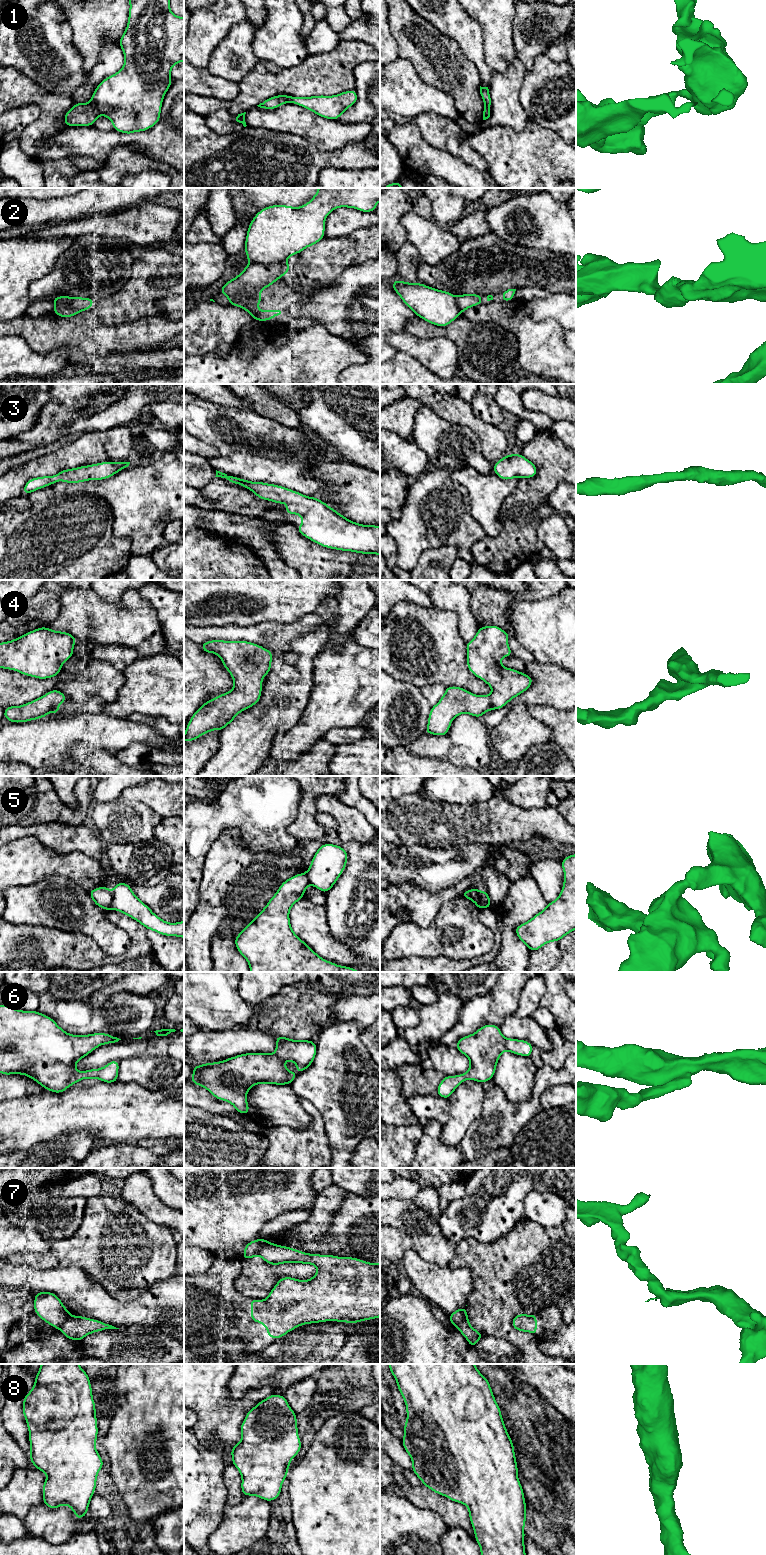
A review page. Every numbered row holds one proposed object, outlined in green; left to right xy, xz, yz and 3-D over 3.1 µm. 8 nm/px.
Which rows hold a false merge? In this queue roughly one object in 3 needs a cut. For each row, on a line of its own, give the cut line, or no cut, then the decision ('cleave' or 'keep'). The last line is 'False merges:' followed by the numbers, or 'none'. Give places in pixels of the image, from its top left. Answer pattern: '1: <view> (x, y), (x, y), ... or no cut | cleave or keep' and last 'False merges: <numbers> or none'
1: xy (90, 101), (101, 114) | cleave
2: xz (282, 260), (271, 263), (249, 263) | cleave
3: no cut | keep
4: no cut | keep
5: xy (112, 891), (110, 908) | cleave
6: no cut | keep
7: xy (70, 1315), (59, 1329) | cleave
8: no cut | keep
False merges: 1, 2, 5, 7

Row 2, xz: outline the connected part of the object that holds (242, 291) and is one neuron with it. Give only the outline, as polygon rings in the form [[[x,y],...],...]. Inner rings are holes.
[[[286,261],[272,264],[249,263],[239,275],[227,281],[219,291],[229,299],[229,305],[249,312],[254,320],[268,321],[280,315],[281,311],[258,310],[258,305],[262,301],[259,292],[275,283],[289,270],[290,265]]]

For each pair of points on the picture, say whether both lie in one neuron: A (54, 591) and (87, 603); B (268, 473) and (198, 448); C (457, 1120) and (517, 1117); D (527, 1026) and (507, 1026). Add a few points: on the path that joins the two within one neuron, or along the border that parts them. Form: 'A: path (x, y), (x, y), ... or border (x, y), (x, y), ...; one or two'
A: border (64, 590), (59, 600); two
B: border (200, 440), (212, 444), (217, 449), (219, 455); two
C: border (485, 1097), (481, 1114), (471, 1124), (463, 1139); two
D: path (522, 1026), (512, 1026); one

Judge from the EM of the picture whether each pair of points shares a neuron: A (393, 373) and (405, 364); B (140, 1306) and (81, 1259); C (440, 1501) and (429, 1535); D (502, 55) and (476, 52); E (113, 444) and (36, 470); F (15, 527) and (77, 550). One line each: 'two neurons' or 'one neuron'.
A: one neuron
B: two neurons
C: two neurons
D: two neurons
E: one neuron
F: one neuron

